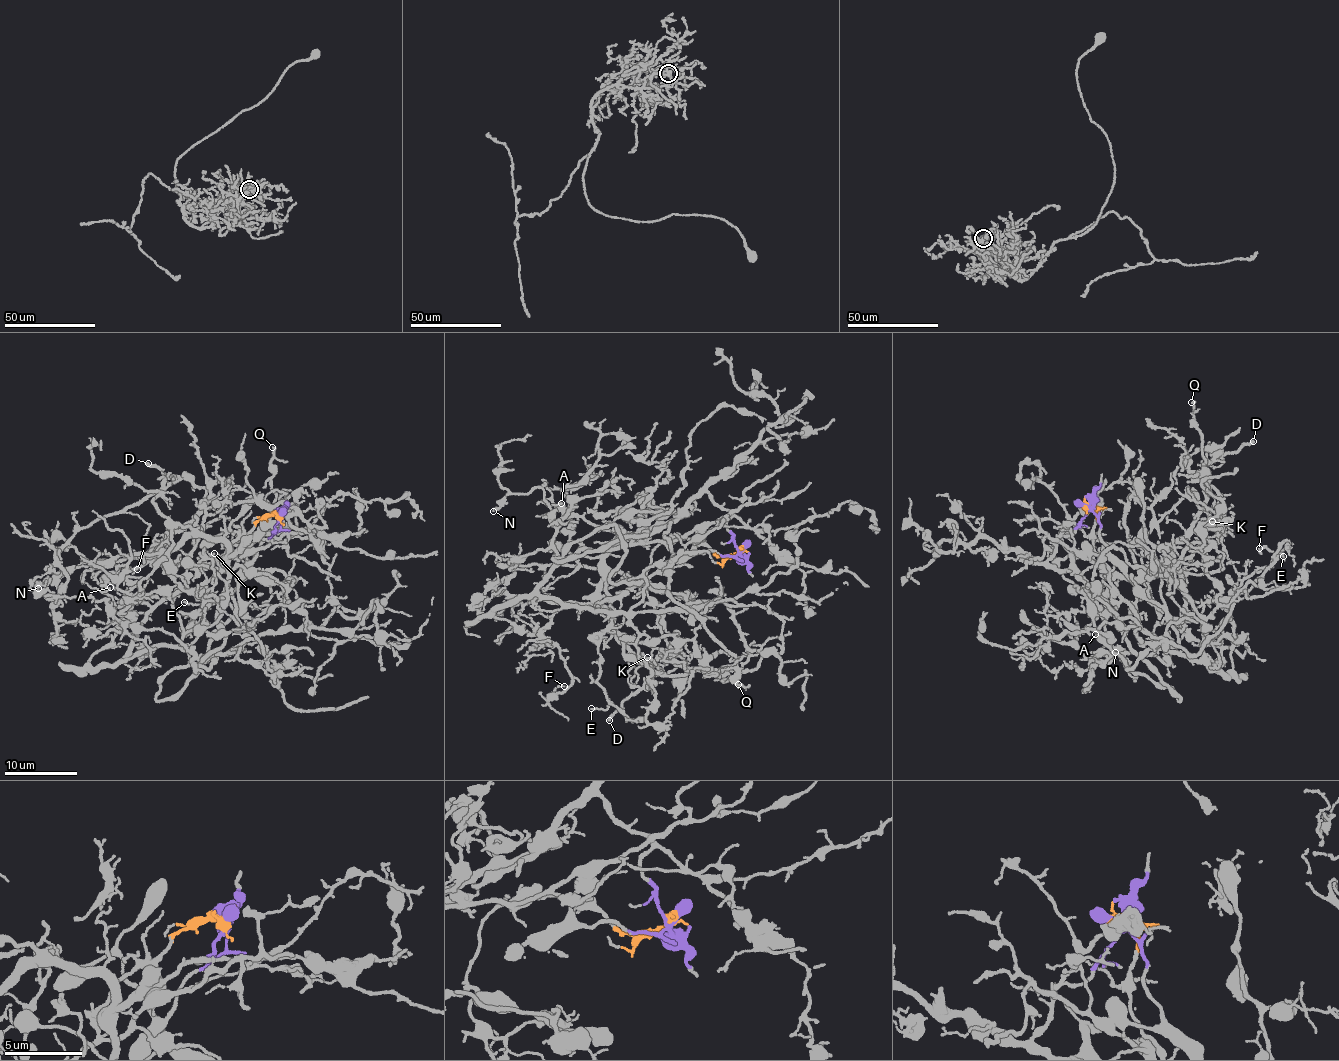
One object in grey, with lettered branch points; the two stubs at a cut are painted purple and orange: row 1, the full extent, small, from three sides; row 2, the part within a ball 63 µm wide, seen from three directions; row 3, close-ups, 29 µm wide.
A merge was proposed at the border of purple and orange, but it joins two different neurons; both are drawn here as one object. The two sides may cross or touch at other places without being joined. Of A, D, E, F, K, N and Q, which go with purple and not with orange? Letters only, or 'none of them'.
A, D, K, Q

